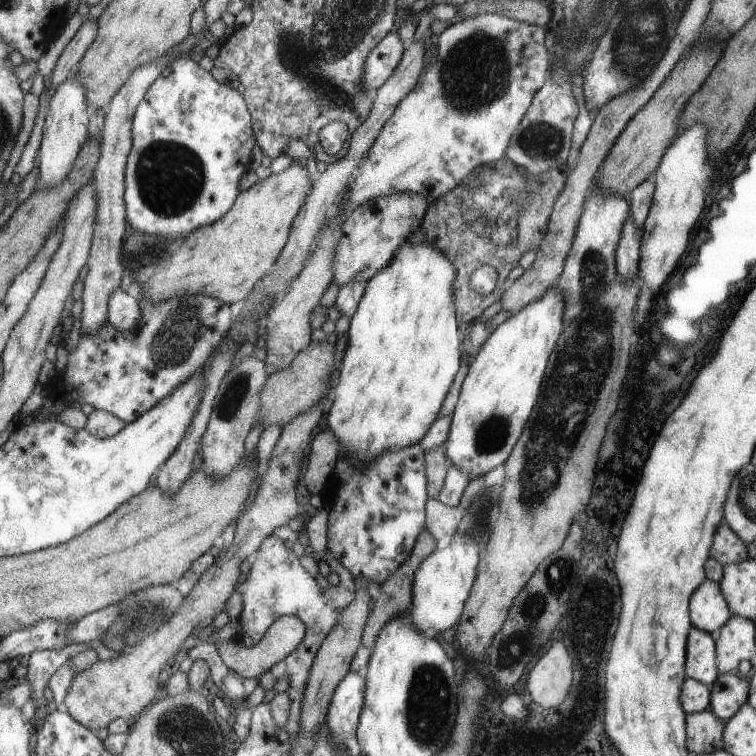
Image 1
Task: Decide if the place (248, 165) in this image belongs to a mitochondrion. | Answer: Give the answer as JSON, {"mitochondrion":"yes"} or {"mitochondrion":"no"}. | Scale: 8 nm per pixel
{"mitochondrion":"no"}

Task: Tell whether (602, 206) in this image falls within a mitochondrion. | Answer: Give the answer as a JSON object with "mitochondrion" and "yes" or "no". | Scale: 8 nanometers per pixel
{"mitochondrion":"no"}

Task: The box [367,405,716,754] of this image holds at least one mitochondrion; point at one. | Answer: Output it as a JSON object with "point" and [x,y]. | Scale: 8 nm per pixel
{"point":[515,648]}

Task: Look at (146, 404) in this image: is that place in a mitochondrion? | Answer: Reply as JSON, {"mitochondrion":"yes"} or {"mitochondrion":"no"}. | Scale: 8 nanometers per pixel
{"mitochondrion":"no"}

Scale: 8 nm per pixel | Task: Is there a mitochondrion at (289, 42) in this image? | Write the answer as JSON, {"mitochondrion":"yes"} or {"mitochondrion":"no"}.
{"mitochondrion":"yes"}

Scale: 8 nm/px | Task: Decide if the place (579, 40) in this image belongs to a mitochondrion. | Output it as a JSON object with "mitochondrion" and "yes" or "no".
{"mitochondrion":"yes"}

